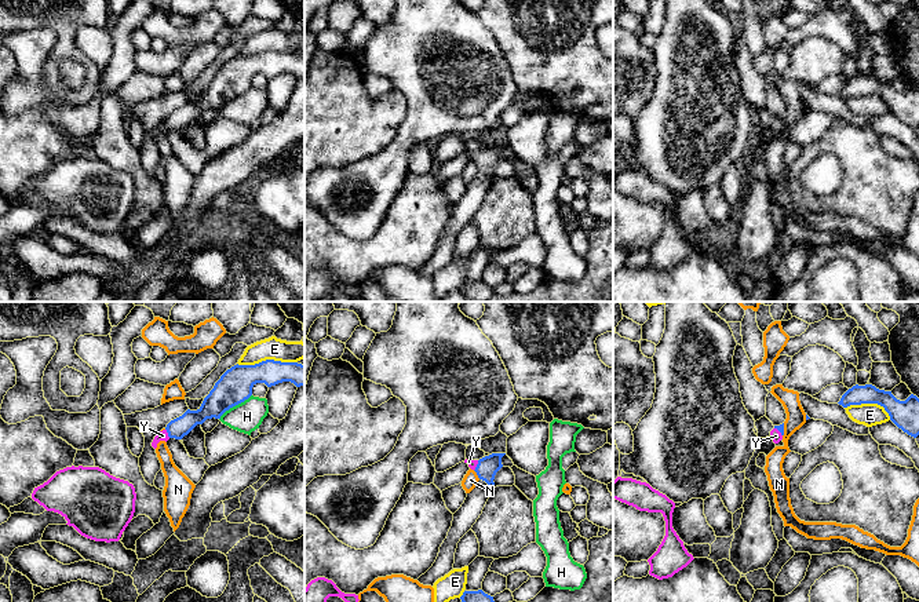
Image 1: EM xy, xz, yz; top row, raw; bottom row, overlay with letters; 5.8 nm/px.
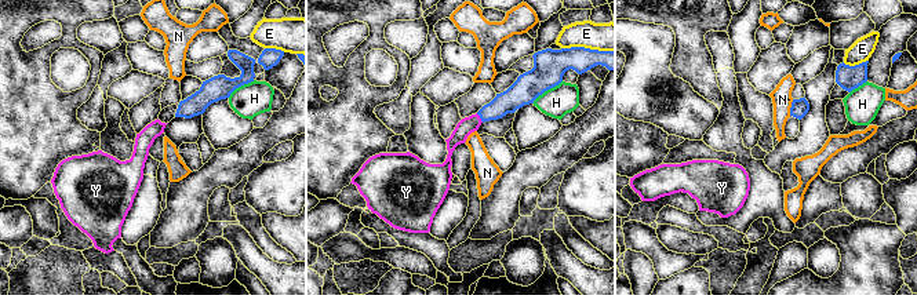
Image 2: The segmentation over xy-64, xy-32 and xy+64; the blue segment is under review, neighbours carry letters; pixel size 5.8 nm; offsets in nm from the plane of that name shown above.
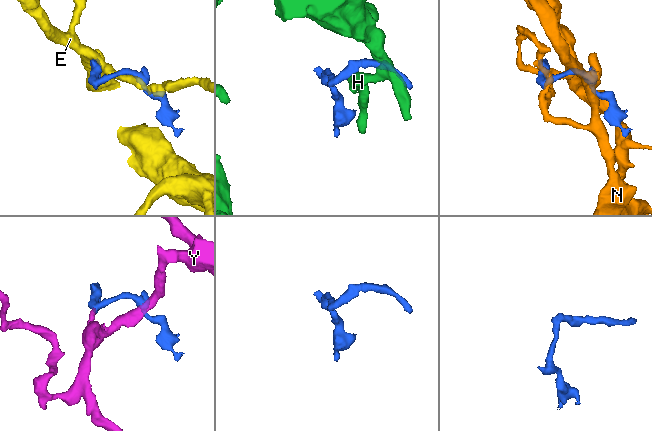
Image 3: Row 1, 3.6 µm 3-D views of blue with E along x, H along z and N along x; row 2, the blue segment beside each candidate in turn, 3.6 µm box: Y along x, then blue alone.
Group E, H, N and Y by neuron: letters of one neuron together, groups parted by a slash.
E / H / N / Y

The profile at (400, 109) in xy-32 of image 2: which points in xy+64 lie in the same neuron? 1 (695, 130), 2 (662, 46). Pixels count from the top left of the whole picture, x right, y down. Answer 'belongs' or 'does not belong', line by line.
1: belongs
2: belongs

